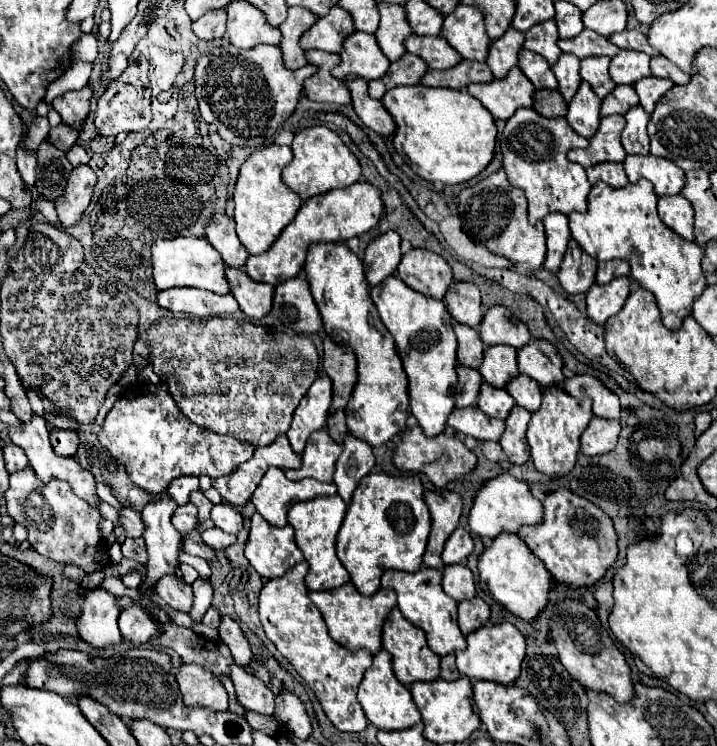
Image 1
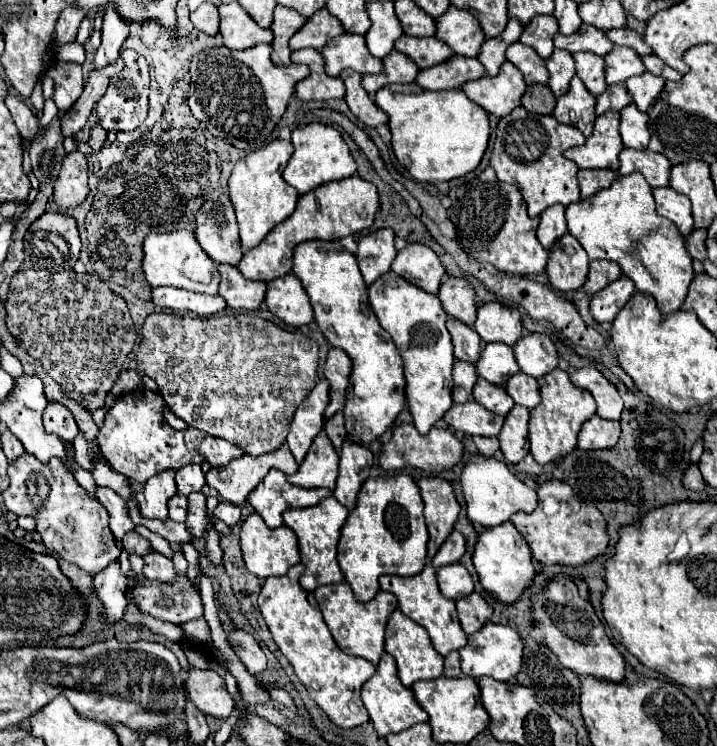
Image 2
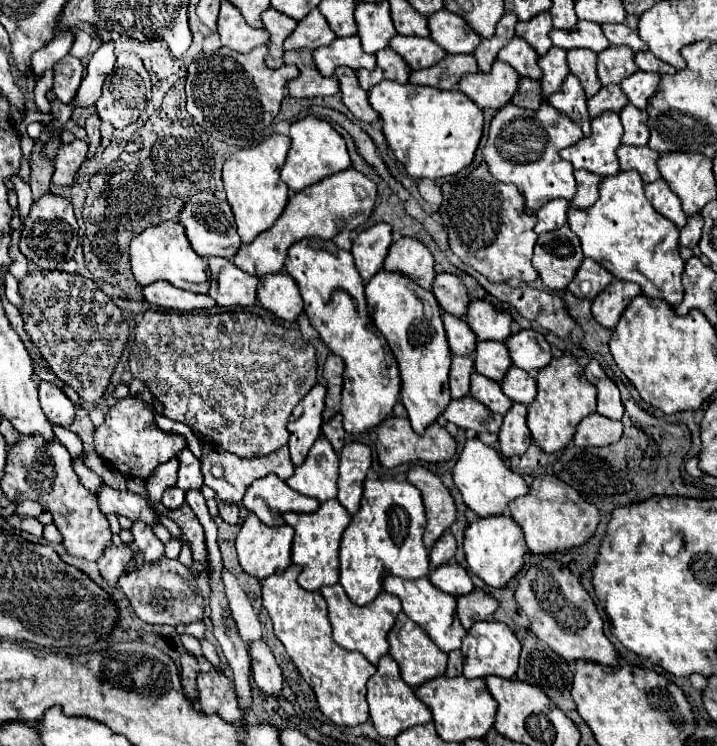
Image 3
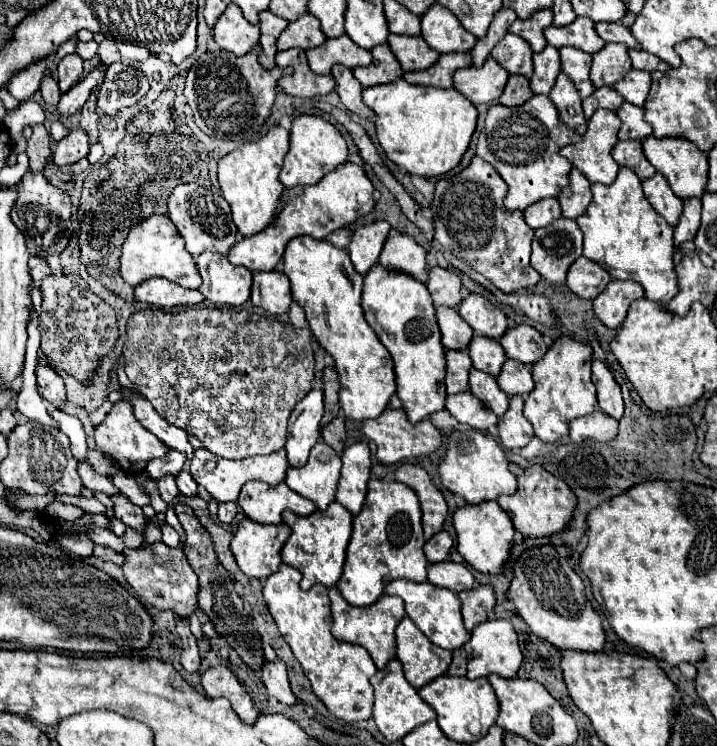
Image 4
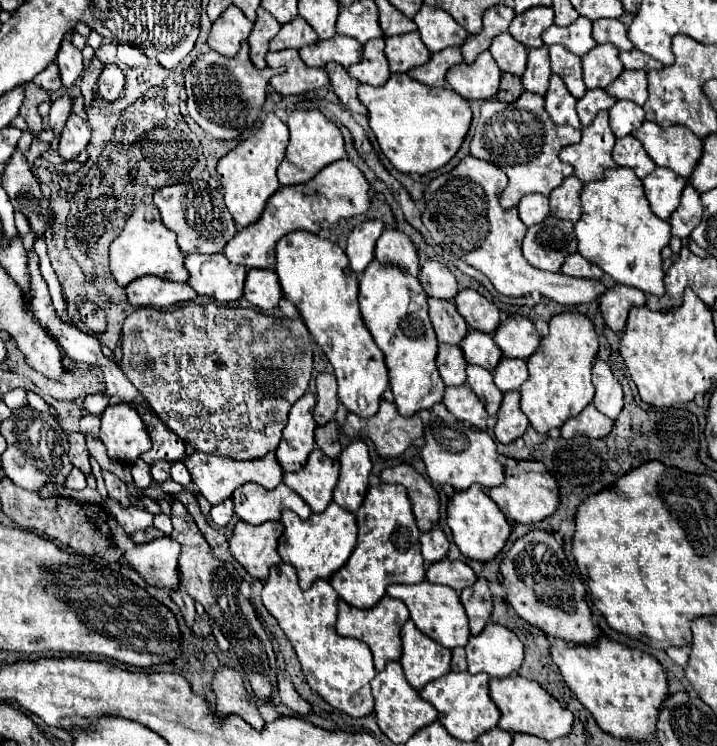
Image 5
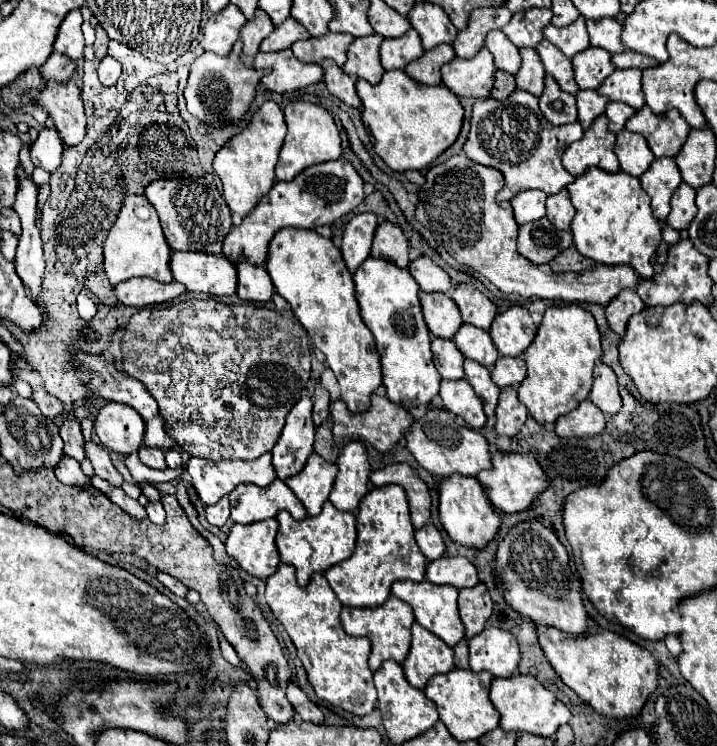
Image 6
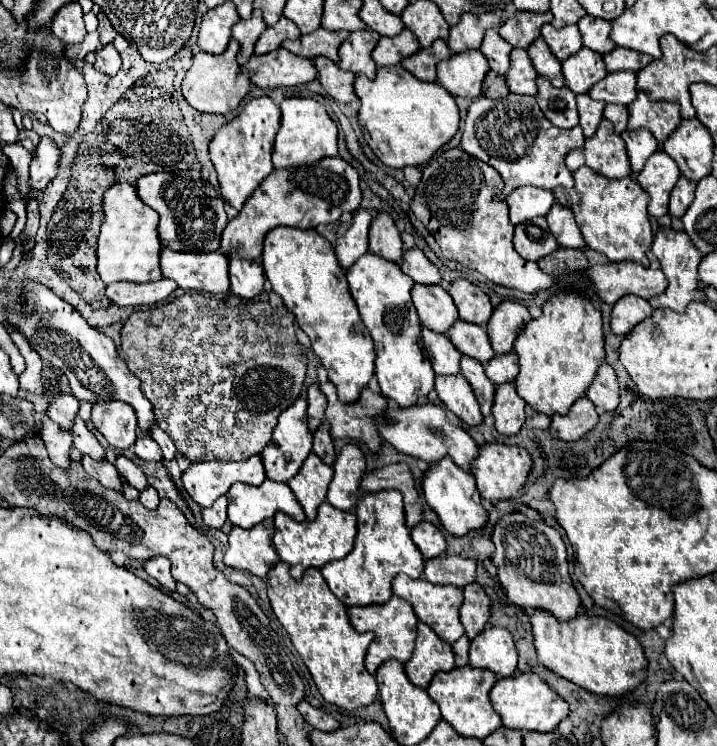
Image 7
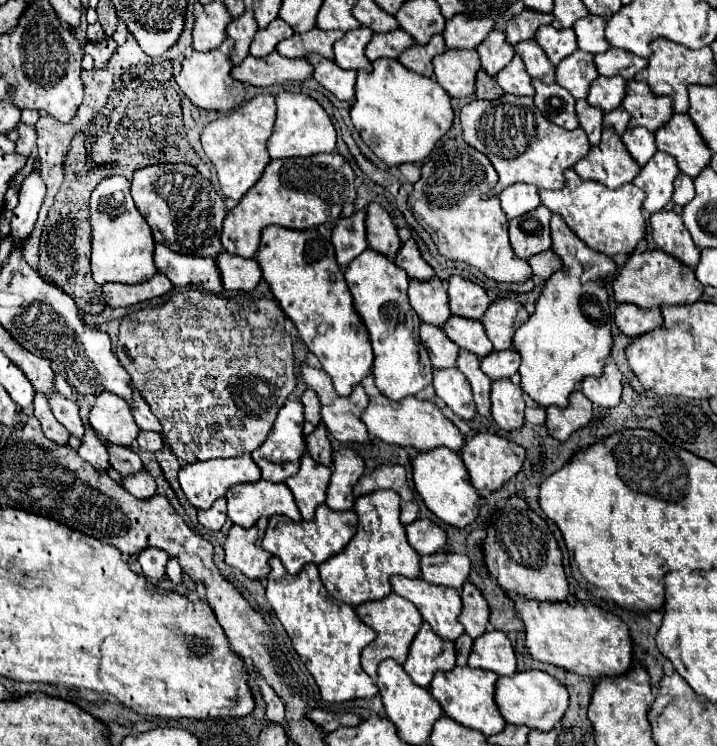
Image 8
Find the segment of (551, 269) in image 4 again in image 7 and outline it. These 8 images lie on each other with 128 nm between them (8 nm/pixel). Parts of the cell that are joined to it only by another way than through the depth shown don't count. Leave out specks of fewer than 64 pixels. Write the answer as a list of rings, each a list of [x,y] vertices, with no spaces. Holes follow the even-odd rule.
[[[542,216],[526,220],[516,226],[514,232],[514,250],[526,260],[540,260],[546,254],[558,248],[556,238],[548,230],[548,224]]]

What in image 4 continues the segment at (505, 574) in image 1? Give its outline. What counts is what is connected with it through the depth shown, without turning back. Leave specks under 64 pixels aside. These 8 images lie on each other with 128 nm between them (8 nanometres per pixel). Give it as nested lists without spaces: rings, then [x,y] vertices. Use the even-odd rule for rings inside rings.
[[[488,500],[488,504],[478,504],[476,508],[464,504],[454,512],[454,528],[458,538],[458,552],[474,570],[484,574],[498,574],[502,570],[502,564],[508,560],[514,544],[514,526],[498,502]]]

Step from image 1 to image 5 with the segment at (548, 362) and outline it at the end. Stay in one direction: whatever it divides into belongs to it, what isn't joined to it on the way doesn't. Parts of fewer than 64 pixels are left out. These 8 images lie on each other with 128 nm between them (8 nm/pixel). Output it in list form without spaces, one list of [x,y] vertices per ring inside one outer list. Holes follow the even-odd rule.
[[[520,314],[508,316],[494,332],[494,342],[506,358],[526,360],[540,346],[540,334],[534,328],[532,320]]]

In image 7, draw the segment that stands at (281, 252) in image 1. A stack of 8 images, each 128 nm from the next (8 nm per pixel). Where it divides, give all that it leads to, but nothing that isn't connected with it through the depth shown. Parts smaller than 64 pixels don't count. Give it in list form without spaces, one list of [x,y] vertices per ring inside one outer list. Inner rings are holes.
[[[340,156],[322,158],[314,164],[296,168],[276,168],[246,200],[238,216],[226,224],[222,232],[220,252],[226,258],[258,260],[260,242],[264,240],[268,230],[276,226],[316,228],[318,224],[332,224],[342,216],[342,212],[354,212],[360,206],[360,200],[362,192],[358,172]]]

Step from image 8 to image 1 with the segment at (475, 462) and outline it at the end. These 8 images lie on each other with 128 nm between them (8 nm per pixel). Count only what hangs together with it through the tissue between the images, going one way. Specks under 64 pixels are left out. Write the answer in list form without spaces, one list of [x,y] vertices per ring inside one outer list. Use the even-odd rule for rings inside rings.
[[[566,488],[550,492],[542,506],[544,520],[536,526],[520,528],[518,536],[544,562],[554,580],[564,582],[570,588],[590,586],[600,580],[606,574],[606,568],[610,568],[618,556],[612,520],[598,506],[572,494]]]

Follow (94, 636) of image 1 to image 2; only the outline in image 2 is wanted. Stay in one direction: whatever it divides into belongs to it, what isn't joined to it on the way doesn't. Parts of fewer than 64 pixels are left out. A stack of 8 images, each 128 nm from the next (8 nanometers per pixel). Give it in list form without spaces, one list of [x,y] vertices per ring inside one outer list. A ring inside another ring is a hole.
[[[114,560],[112,564],[108,564],[108,568],[104,568],[94,576],[92,586],[98,592],[100,600],[104,602],[104,612],[110,622],[120,620],[124,616],[124,610],[128,606],[128,600],[124,594],[128,582],[130,582],[130,576],[126,576],[120,570],[120,560]]]

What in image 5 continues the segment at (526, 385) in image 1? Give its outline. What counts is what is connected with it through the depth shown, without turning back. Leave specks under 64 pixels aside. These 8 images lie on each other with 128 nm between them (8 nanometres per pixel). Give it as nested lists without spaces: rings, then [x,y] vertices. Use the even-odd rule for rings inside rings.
[[[502,358],[500,364],[494,370],[494,384],[502,390],[518,390],[524,382],[528,380],[528,368],[526,360],[512,360],[512,358]]]

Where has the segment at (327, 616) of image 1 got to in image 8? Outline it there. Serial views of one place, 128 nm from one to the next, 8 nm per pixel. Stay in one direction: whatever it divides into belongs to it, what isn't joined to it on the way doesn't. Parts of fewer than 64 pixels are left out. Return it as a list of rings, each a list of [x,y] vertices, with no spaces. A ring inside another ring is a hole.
[[[392,592],[388,598],[360,604],[360,606],[356,608],[356,612],[358,612],[360,620],[362,620],[364,624],[368,624],[370,628],[374,628],[376,634],[378,634],[376,640],[370,642],[370,644],[364,648],[364,652],[362,652],[362,668],[364,668],[364,672],[366,672],[372,680],[376,680],[376,676],[378,676],[376,670],[378,670],[378,664],[380,664],[382,660],[392,658],[392,660],[396,660],[398,664],[404,664],[404,662],[406,662],[408,648],[410,648],[416,632],[418,632],[420,626],[422,626],[422,616],[420,616],[418,608],[416,608],[412,602],[400,598],[400,596],[394,594],[394,592]]]

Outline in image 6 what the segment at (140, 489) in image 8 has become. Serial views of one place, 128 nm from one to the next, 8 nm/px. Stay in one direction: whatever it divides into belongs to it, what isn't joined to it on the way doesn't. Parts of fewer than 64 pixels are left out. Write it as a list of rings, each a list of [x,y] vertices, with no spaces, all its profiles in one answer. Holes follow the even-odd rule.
[[[148,502],[148,504],[146,504],[146,512],[148,512],[148,518],[150,518],[154,524],[164,524],[166,512],[164,512],[164,508],[162,508],[162,502]]]

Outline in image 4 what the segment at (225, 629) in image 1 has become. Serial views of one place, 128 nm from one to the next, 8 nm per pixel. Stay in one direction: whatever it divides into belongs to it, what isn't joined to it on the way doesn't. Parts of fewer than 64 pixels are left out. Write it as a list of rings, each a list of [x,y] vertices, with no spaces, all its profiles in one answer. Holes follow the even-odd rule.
[[[276,660],[276,662],[270,662],[262,668],[262,682],[266,684],[268,688],[268,694],[274,696],[276,700],[280,700],[282,704],[288,704],[288,706],[294,706],[298,700],[290,688],[290,682],[288,682],[288,674],[286,674],[286,666],[284,662]]]

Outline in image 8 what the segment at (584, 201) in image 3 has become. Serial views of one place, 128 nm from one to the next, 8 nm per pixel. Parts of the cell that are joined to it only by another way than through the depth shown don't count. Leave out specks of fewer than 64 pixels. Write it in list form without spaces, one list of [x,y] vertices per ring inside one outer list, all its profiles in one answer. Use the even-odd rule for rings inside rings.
[[[552,214],[550,218],[550,230],[552,230],[552,252],[556,252],[562,260],[562,268],[550,276],[550,280],[544,284],[534,314],[516,330],[514,334],[514,350],[522,356],[520,374],[522,374],[522,390],[536,400],[540,406],[560,406],[564,408],[568,404],[570,392],[576,388],[576,384],[584,376],[600,376],[602,368],[610,356],[612,350],[612,316],[608,306],[608,290],[598,280],[582,282],[582,272],[586,268],[586,260],[592,256],[602,256],[596,250],[590,250],[572,230],[568,230],[566,222]]]

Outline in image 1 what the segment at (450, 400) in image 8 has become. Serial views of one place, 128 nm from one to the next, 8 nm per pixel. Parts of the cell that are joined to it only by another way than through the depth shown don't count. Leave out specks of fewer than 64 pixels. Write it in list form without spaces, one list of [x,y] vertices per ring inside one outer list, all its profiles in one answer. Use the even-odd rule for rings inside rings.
[[[476,406],[468,408],[454,408],[448,416],[448,426],[452,426],[456,432],[462,432],[466,436],[472,436],[476,440],[494,440],[498,442],[504,432],[504,422],[486,416]]]

